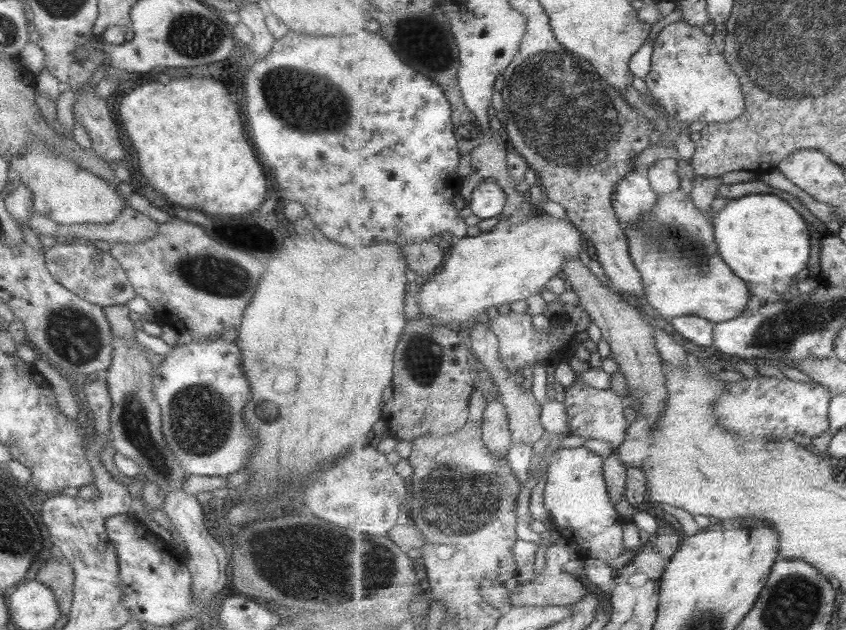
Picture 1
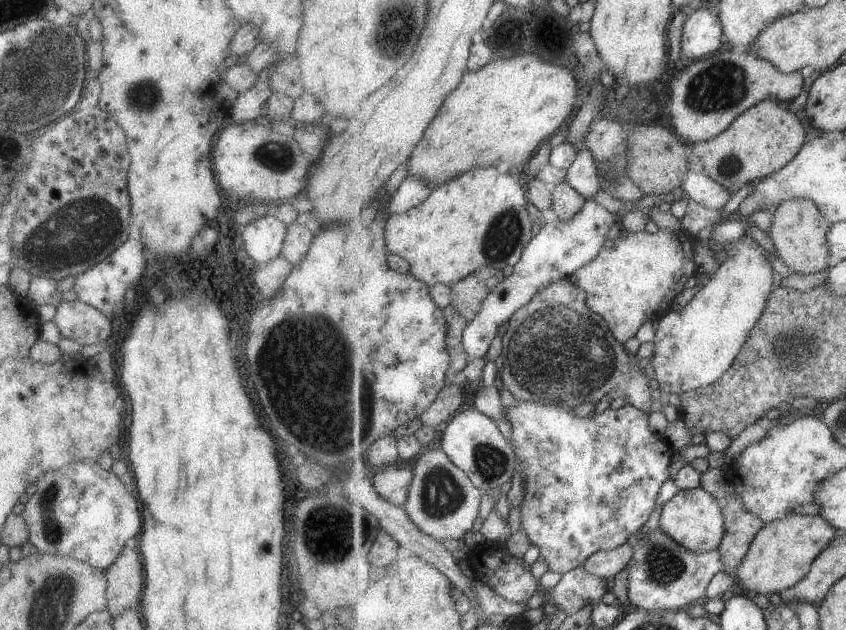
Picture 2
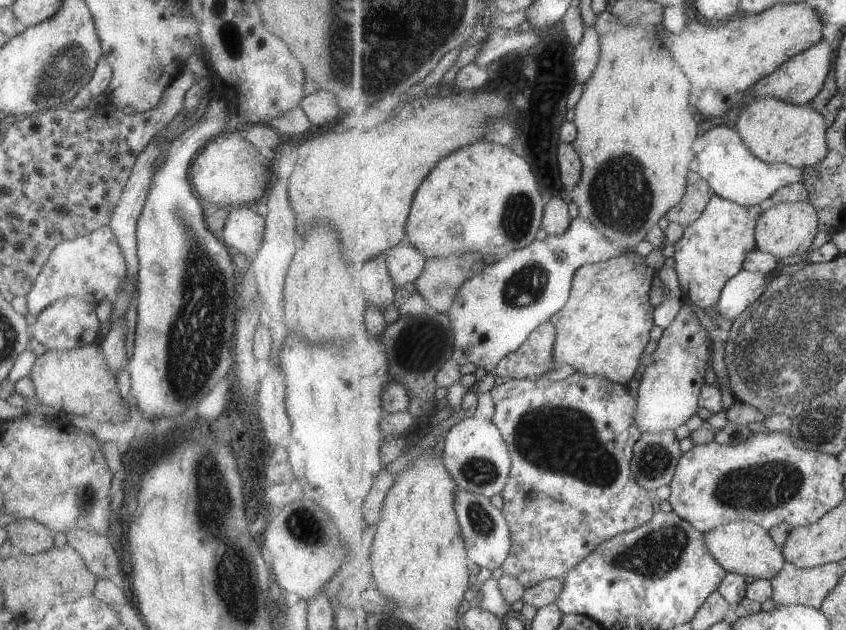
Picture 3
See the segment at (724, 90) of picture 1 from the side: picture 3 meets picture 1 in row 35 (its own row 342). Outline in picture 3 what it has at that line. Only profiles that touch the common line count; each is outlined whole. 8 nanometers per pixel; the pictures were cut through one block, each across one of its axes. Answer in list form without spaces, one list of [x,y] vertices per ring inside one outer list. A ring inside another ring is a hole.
[[[685,302],[675,322],[664,329],[658,340],[651,362],[641,377],[637,398],[637,424],[645,432],[676,431],[684,425],[699,407],[701,391],[705,388],[705,370],[711,362],[711,338],[706,328],[691,309],[693,303]]]

